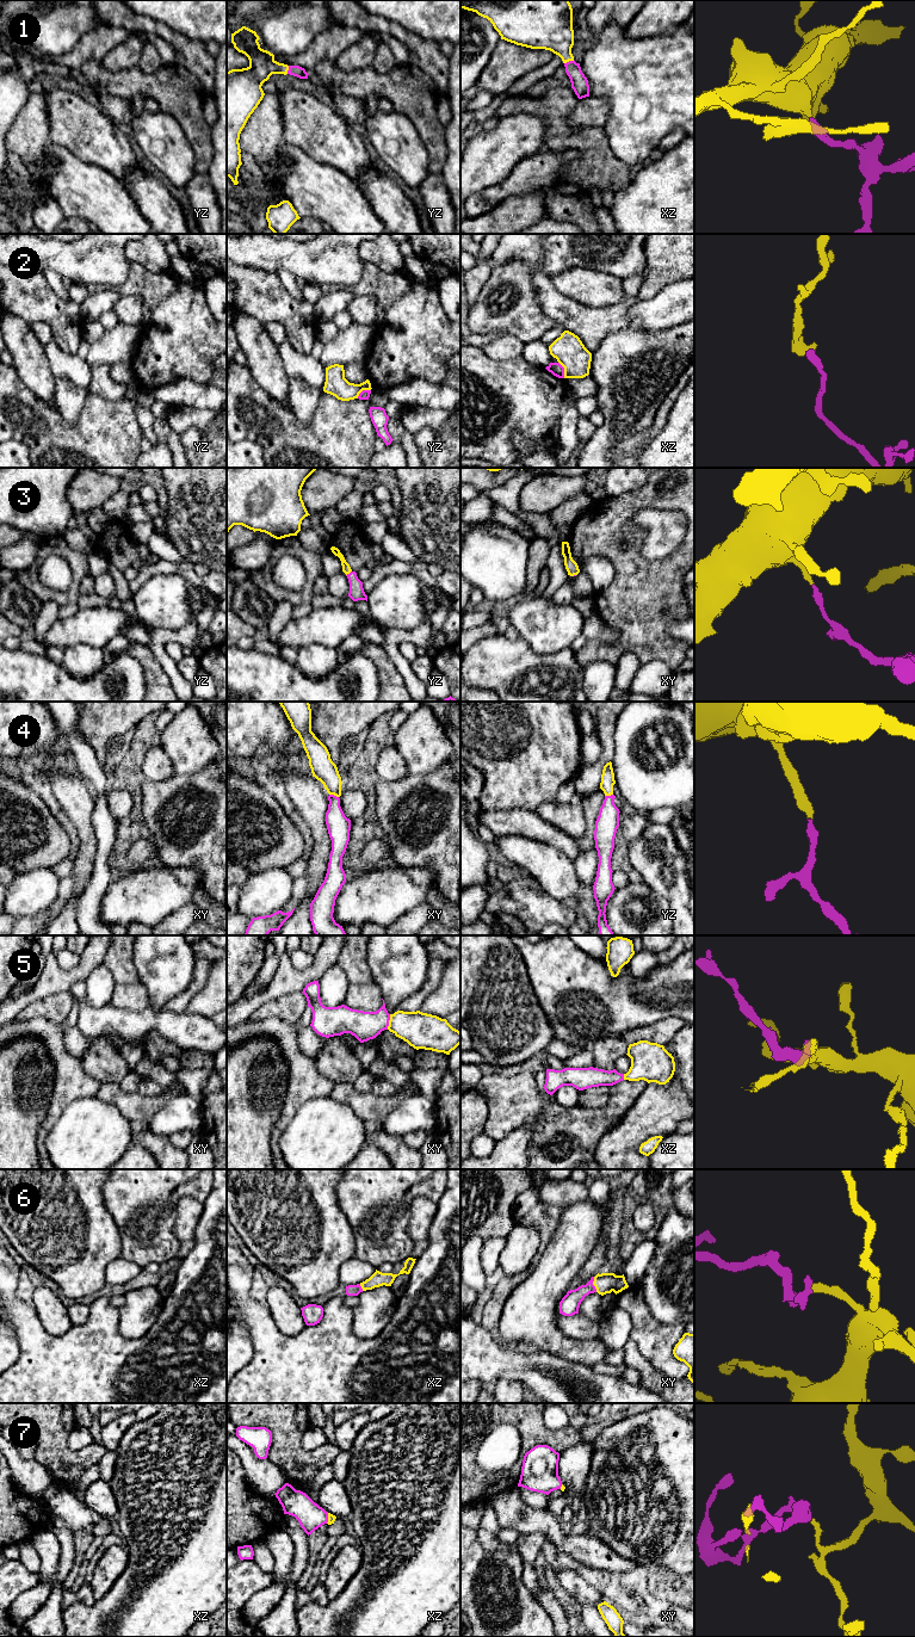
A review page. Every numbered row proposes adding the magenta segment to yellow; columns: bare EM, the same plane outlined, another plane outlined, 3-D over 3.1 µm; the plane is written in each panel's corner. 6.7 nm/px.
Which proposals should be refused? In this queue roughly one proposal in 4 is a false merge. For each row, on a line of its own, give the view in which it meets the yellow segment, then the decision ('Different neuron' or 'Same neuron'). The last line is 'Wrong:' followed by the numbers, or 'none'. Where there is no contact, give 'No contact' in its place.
1: Touches yellow in xz. Same neuron
2: Touches yellow in yz. Different neuron
3: Touches yellow in yz. Same neuron
4: Touches yellow in xy. Same neuron
5: Touches yellow in xy. Same neuron
6: Touches yellow in xy. Same neuron
7: Touches yellow in xz. Same neuron
Wrong: 2

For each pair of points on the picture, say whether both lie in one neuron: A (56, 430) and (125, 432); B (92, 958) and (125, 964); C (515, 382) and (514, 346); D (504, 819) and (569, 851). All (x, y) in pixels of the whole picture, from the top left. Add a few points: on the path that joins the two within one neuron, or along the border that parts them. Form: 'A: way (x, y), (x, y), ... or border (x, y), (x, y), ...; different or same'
A: way (73, 432), (109, 432); same
B: border (109, 947), (101, 962); different
C: border (487, 354), (499, 360), (513, 360), (521, 357); different
D: way (520, 822), (529, 823), (552, 836); same

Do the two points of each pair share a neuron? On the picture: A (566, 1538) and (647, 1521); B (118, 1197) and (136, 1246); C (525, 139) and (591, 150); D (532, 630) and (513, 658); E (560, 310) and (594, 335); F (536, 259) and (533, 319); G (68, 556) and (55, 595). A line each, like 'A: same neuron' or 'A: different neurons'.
A: different neurons
B: same neuron
C: different neurons
D: different neurons
E: same neuron
F: different neurons
G: same neuron

